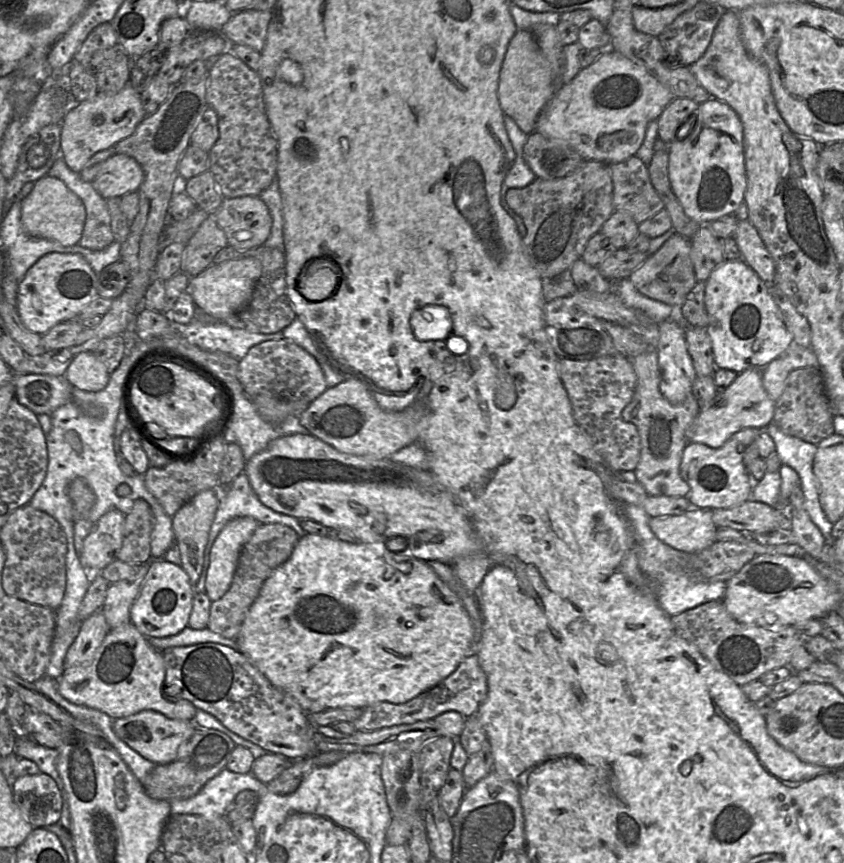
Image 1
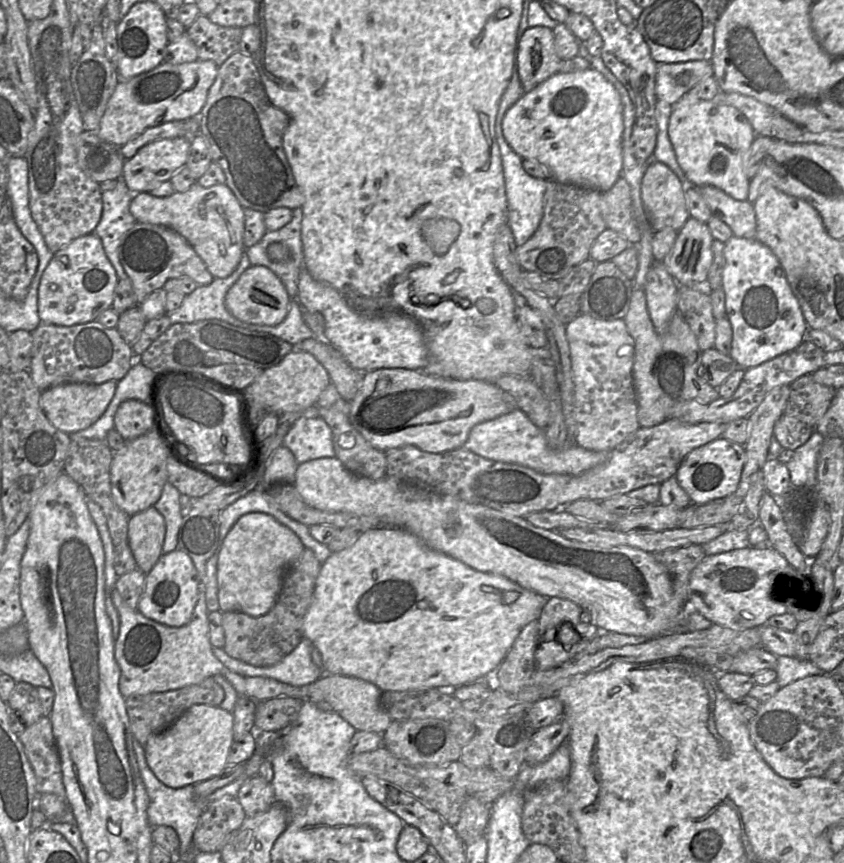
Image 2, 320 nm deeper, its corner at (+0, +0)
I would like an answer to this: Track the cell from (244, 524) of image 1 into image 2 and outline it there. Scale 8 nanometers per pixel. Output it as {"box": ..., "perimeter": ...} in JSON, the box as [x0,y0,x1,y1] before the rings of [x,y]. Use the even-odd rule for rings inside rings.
{"box":[217,512,303,617],"perimeter":[[[251,512],[241,516],[221,542],[217,556],[220,612],[242,612],[253,617],[267,614],[275,605],[288,566],[303,552],[300,538],[273,516]]]}

